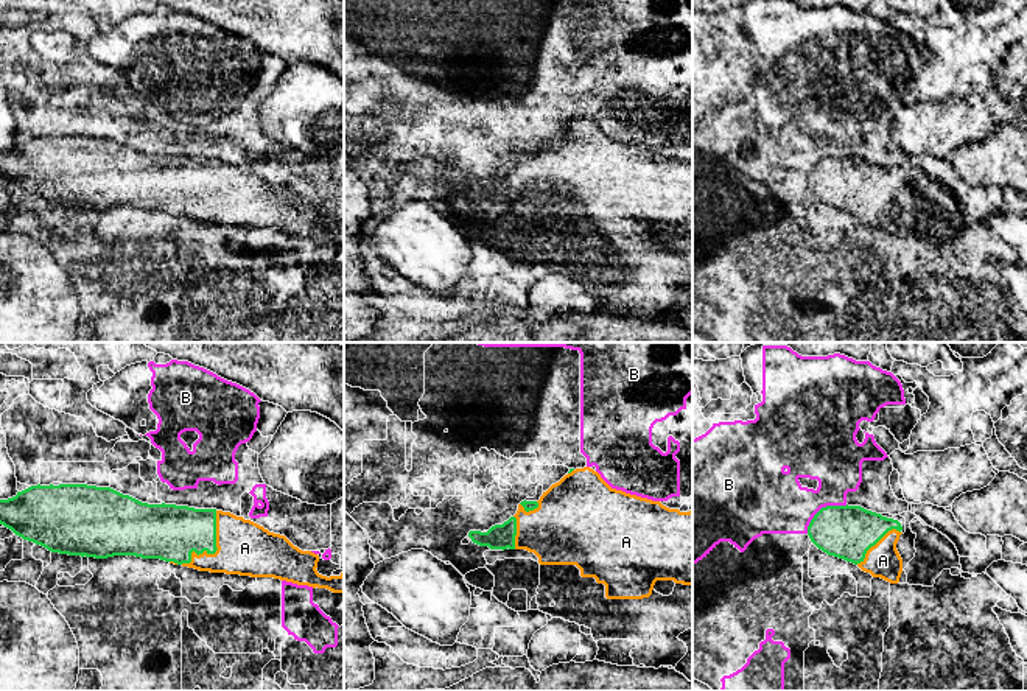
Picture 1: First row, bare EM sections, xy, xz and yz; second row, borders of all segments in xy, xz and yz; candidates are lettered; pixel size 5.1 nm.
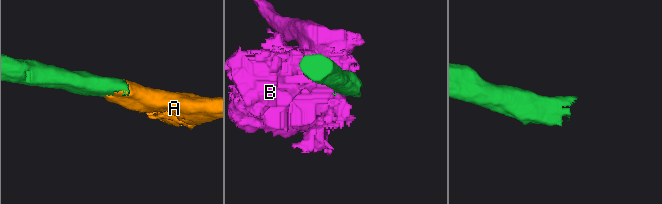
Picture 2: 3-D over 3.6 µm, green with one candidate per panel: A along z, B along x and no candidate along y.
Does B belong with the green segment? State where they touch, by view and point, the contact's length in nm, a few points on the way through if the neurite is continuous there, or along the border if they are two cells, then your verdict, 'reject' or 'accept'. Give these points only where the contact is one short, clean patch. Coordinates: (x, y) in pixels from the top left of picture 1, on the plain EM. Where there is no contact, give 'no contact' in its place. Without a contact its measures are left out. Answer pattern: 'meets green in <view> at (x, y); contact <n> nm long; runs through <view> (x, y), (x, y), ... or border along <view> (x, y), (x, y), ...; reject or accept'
meets green in yz at (822, 159); contact 260 nm long; border along yz (847, 156), (823, 157), (811, 171), (806, 184); reject

